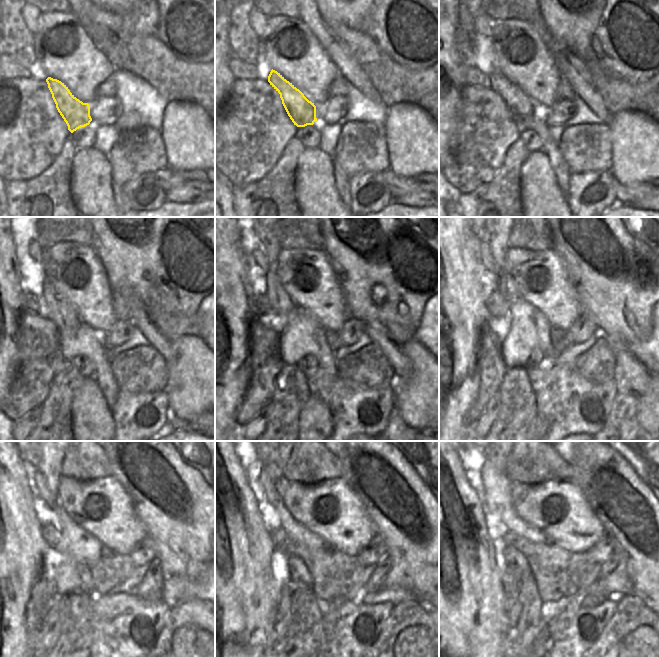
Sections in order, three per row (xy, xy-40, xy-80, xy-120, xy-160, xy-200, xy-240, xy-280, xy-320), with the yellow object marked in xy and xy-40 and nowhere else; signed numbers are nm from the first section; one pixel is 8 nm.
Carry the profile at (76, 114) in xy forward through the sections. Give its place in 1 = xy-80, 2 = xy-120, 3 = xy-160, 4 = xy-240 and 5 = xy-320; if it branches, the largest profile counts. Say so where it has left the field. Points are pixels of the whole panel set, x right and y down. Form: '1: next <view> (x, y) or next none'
1: next xy-80 (519, 103)
2: next xy-120 (61, 312)
3: next xy-160 (279, 299)
4: next xy-240 (48, 461)
5: next xy-320 (500, 461)

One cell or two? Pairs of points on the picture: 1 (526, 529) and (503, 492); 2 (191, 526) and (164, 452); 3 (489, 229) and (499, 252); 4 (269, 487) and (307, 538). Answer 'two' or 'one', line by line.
1: one
2: one
3: one
4: one

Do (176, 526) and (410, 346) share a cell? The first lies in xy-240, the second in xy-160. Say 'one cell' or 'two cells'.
two cells

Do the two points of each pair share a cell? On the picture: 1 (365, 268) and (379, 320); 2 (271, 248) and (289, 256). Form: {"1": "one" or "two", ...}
{"1": "one", "2": "two"}

